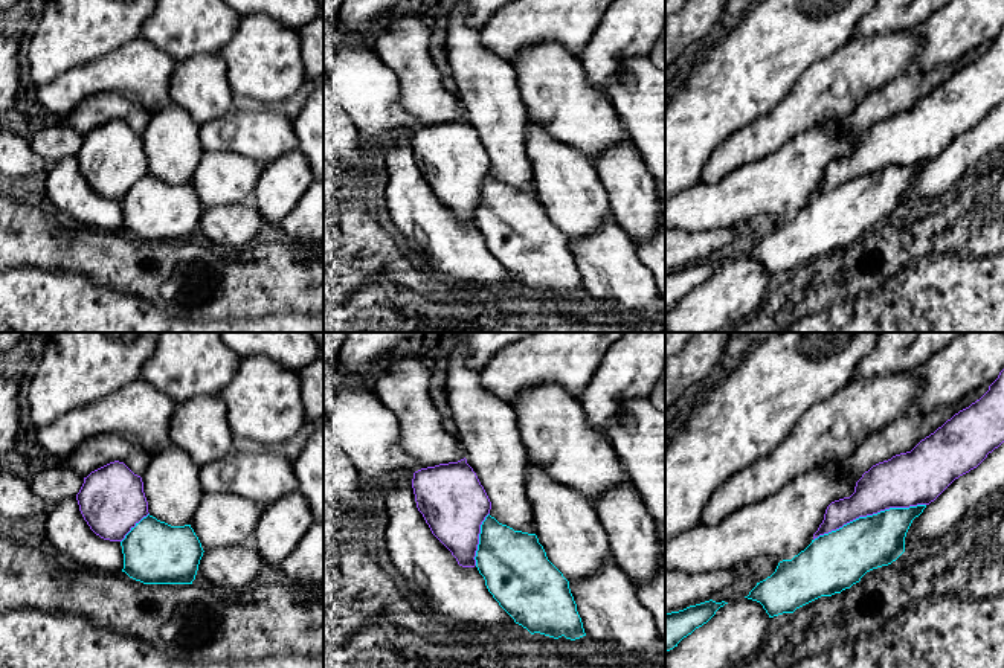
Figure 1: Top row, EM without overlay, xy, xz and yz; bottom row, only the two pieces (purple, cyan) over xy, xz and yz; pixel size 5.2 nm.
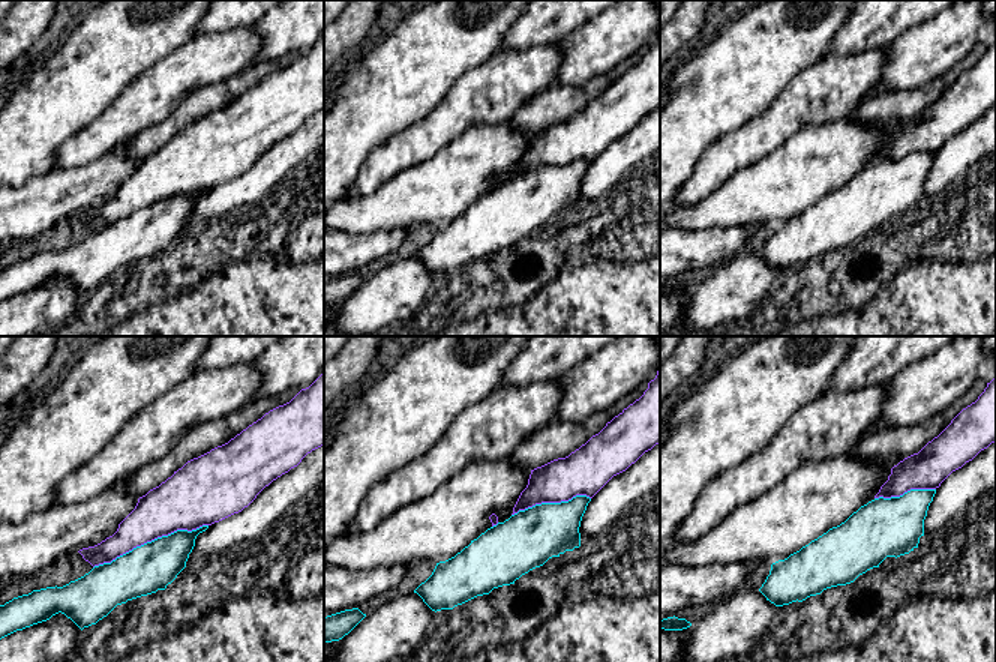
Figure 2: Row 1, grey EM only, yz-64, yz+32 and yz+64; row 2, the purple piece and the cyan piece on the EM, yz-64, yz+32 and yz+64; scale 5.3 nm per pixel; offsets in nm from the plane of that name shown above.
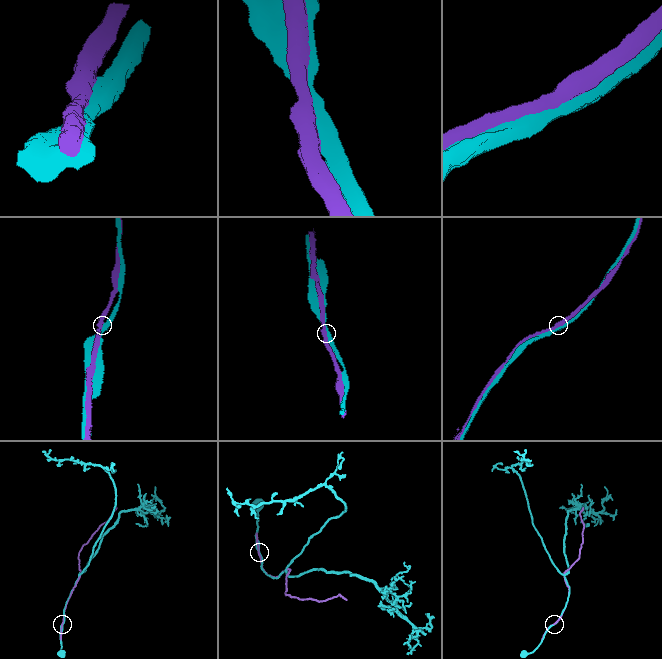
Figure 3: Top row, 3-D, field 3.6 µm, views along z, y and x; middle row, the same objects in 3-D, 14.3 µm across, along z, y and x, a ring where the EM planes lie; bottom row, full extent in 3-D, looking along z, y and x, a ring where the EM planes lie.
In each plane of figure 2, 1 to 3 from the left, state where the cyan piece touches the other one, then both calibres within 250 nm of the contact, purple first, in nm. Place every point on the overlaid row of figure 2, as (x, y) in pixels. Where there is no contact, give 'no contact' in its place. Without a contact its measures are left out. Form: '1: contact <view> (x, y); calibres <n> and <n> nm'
1: contact yz-64 (150, 541); calibres 280 and 260 nm
2: contact yz+32 (551, 502); calibres 240 and 300 nm
3: contact yz+64 (905, 491); calibres 200 and 320 nm

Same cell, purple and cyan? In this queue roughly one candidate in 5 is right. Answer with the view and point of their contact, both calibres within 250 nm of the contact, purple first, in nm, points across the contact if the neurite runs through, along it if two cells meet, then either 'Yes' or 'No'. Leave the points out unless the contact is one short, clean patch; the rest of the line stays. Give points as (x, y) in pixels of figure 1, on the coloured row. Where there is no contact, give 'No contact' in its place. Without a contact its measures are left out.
Touches purple at yz (868, 514). Thickness 280 nm (purple) against 280 nm. No

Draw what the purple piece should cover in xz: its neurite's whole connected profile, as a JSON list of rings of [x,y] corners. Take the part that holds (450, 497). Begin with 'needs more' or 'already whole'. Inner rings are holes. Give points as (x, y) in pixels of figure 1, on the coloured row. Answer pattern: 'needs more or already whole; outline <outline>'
already whole; outline [[[467,459],[415,471],[412,488],[432,534],[459,566],[475,567],[481,525],[491,502]]]

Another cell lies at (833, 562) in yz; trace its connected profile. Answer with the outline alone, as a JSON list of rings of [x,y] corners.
[[[926,505],[890,508],[859,517],[836,531],[819,535],[792,560],[780,561],[775,572],[757,583],[745,598],[760,602],[769,618],[774,618],[793,613],[821,596],[841,593],[859,583],[867,572],[891,564],[905,552],[906,532],[925,508]]]

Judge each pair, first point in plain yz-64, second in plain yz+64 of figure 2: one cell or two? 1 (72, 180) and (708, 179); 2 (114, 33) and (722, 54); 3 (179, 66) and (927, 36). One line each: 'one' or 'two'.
1: two
2: one
3: two

